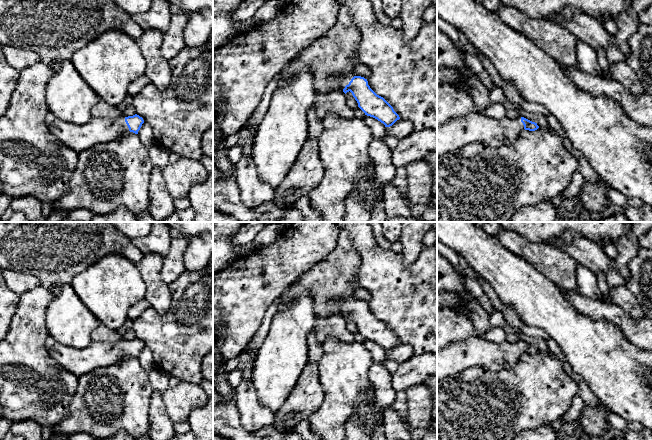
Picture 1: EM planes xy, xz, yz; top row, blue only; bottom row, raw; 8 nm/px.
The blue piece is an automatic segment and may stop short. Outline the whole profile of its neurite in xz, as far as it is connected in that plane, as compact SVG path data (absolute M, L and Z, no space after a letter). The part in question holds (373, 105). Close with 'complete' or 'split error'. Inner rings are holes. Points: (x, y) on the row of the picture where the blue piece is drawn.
M340 6L335 25L299 52L293 62L283 69L277 88L308 66L313 75L315 92L340 89L346 94L350 91L365 115L377 119L385 127L392 126L400 119L399 115L370 88L367 79L355 75L359 64L353 58L360 41L361 33L353 24L349 9Z; split error

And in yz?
M469 113L437 126L437 158L454 153L469 144L497 147L515 141L525 129L535 131L537 123L519 116L500 120L480 113Z; split error

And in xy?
M135 114L115 119L92 117L83 125L56 118L48 127L61 143L79 154L99 143L116 140L124 132L130 131L138 134L143 123L143 118Z; split error

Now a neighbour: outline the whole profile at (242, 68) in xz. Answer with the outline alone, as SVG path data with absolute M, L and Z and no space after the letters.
M290 0L271 21L256 24L252 29L235 34L213 53L213 107L223 112L222 133L228 137L240 131L260 104L269 82L280 73L299 52L324 36L336 23L340 5L337 0Z

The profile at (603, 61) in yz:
M599 48L599 49L596 49L596 53L597 53L598 61L599 61L599 64L601 66L601 68L602 68L602 71L603 72L608 72L609 61L606 57L606 51L603 50L602 48Z

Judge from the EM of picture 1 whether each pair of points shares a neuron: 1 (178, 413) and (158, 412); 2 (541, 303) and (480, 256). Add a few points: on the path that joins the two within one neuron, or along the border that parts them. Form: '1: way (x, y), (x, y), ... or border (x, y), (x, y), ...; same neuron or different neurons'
1: border (161, 393), (166, 413), (174, 422); different neurons
2: way (526, 289), (495, 263); same neuron

